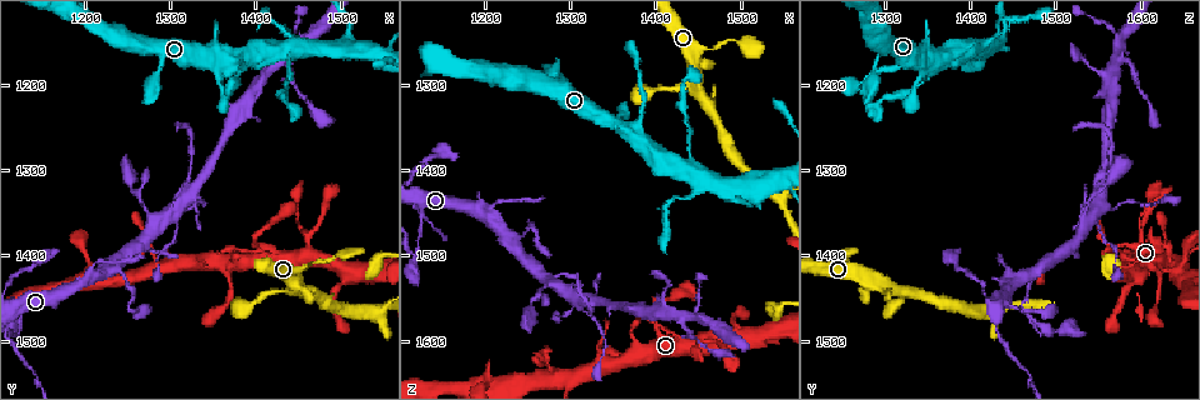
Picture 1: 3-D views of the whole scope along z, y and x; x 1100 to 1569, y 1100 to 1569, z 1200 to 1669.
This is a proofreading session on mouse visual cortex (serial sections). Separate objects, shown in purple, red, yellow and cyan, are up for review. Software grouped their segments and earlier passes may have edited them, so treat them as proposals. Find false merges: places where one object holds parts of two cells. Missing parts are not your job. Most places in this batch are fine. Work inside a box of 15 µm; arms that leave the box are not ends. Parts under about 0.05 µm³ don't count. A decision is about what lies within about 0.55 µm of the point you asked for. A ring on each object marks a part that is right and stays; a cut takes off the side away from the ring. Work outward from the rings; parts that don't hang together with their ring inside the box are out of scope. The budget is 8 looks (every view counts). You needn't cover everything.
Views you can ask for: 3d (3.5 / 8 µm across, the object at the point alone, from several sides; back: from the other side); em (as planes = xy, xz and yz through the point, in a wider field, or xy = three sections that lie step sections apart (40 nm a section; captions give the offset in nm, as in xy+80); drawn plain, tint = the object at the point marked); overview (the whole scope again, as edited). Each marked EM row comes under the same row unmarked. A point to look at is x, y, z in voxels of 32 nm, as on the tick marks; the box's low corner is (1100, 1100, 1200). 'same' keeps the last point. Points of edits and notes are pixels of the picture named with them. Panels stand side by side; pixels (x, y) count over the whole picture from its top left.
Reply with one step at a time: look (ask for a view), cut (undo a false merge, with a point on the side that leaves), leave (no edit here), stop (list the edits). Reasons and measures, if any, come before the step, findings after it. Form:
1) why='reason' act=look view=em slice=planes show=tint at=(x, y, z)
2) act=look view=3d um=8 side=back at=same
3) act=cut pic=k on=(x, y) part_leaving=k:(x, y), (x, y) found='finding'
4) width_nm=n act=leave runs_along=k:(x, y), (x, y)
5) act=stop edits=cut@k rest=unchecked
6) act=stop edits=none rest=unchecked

why='thin neck' act=look view=3d um=8 at=(1325, 1295, 1565)

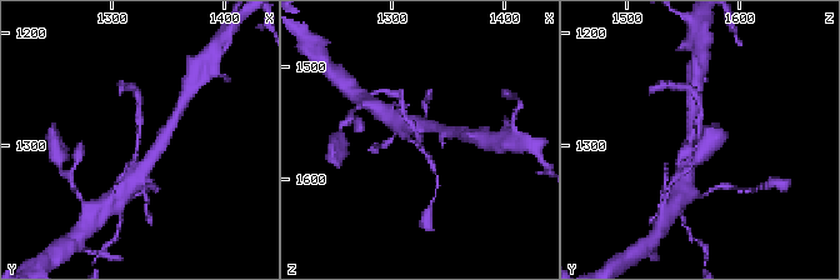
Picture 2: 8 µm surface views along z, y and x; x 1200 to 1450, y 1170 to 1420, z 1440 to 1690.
arm_widths_nm=150,200 act=look view=em slice=xy step=5 show=tint at=(1324, 1292, 1564)

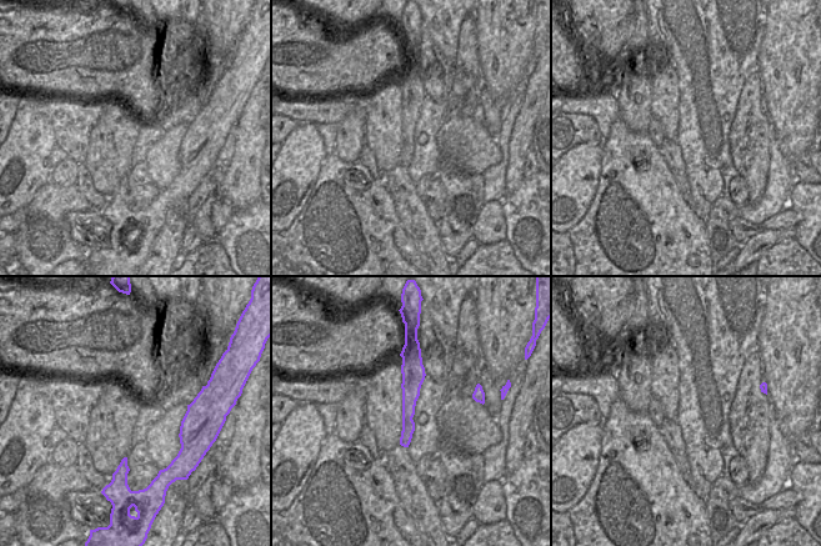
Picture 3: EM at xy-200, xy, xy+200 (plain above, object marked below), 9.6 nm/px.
act=leave runs_along=2:(685, 170), (698, 144), (699, 100) found='all the same cell'

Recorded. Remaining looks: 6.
why='narrows sharply' act=look view=3d um=8 side=back at=(1275, 1385, 1630)

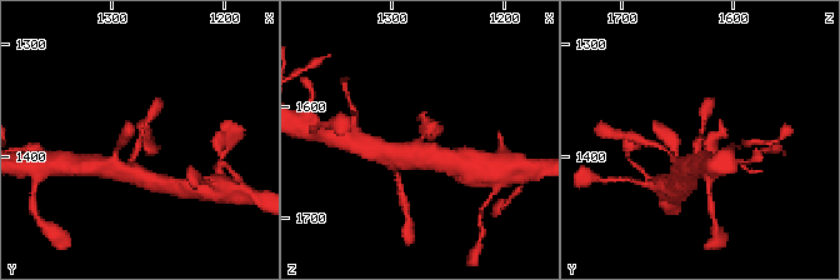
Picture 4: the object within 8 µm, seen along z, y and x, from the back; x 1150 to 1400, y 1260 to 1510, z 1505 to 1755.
act=look view=3d um=3.5 at=(1274, 1382, 1630)

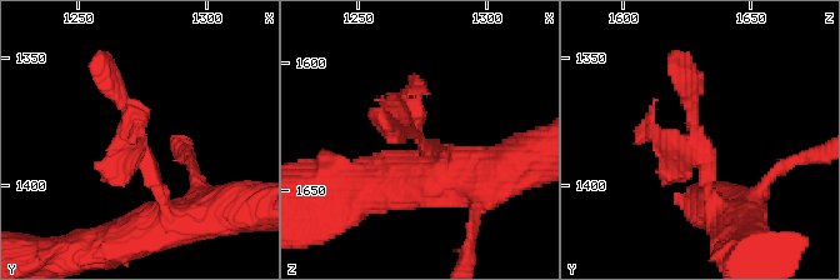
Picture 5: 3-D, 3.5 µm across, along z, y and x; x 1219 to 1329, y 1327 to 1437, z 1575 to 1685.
why='now the EM' act=look view=em slice=xy step=2 show=tint at=(1276, 1385, 1631)

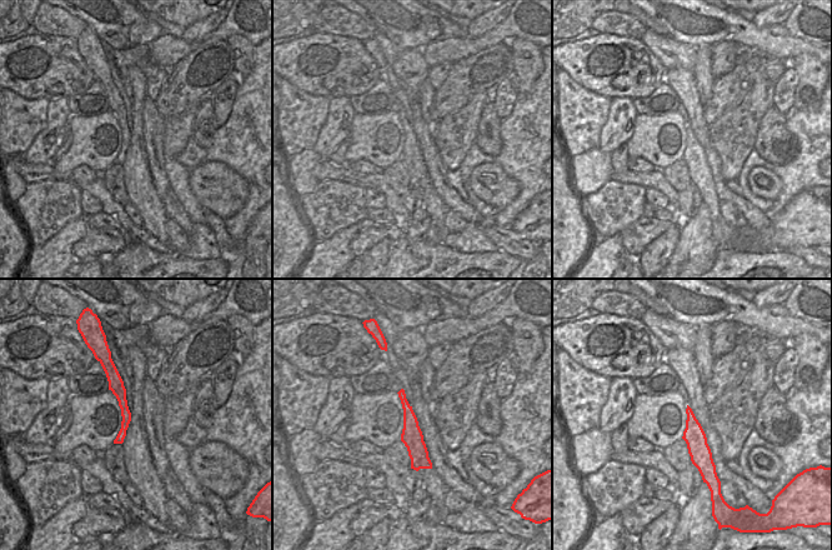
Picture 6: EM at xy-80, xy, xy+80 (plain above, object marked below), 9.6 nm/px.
act=leave runs_along=6:(401, 394), (417, 453), (429, 465) found='continuous, no second cell'

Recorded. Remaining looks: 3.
why='branch point' act=look view=3d um=3.5 side=back at=(1375, 1175, 1350)

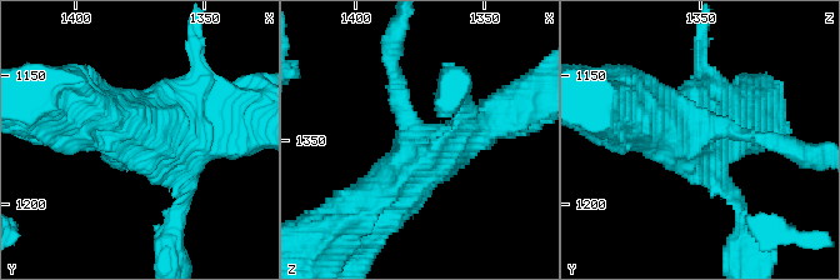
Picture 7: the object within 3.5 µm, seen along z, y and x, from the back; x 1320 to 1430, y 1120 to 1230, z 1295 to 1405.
why='shape alone is not enough' act=look view=em slice=xy step=5 show=tint at=(1377, 1172, 1351)

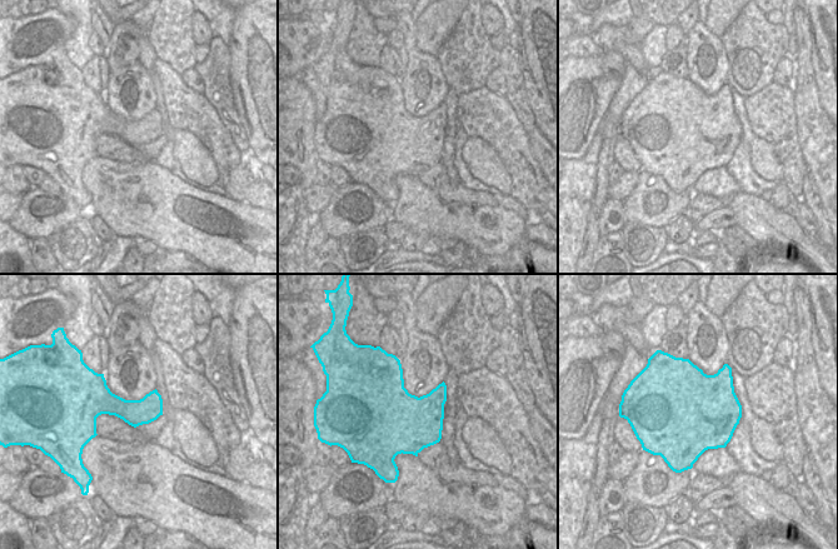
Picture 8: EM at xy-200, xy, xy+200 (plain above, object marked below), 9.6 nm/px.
act=look view=em slice=xy step=3 show=tint at=same

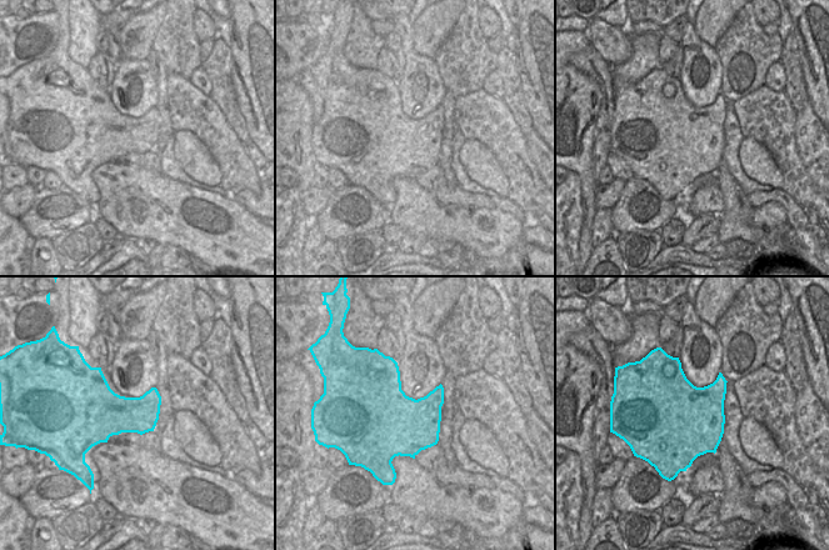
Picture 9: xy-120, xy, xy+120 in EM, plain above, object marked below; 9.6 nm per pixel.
width_nm=600 act=leave runs_along=7:(508, 113), (484, 121), (365, 209) found='all the same cell'

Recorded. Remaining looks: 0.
act=stop edits=none rest=unchecked

